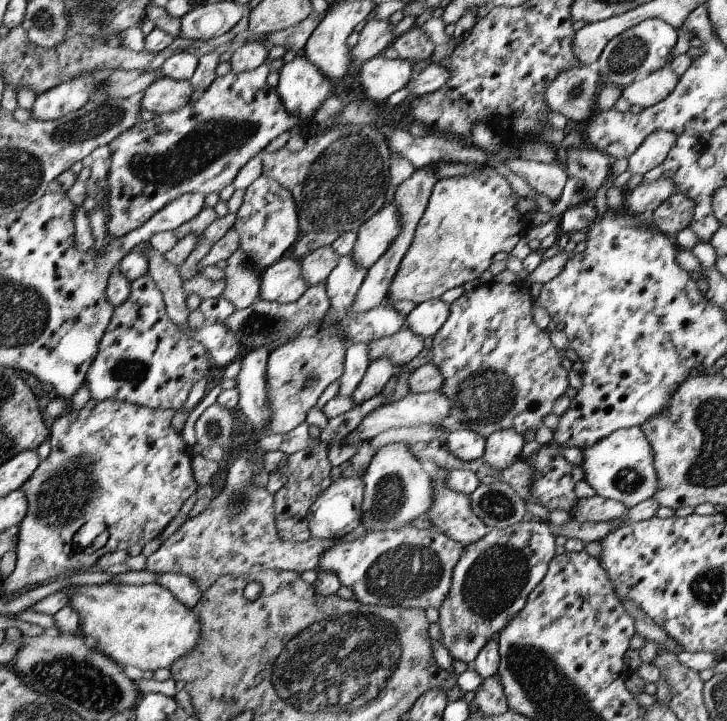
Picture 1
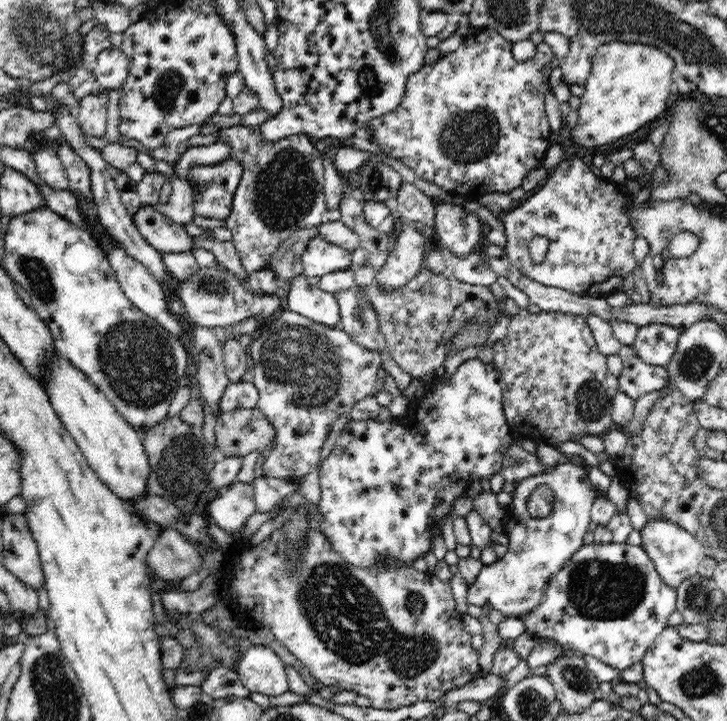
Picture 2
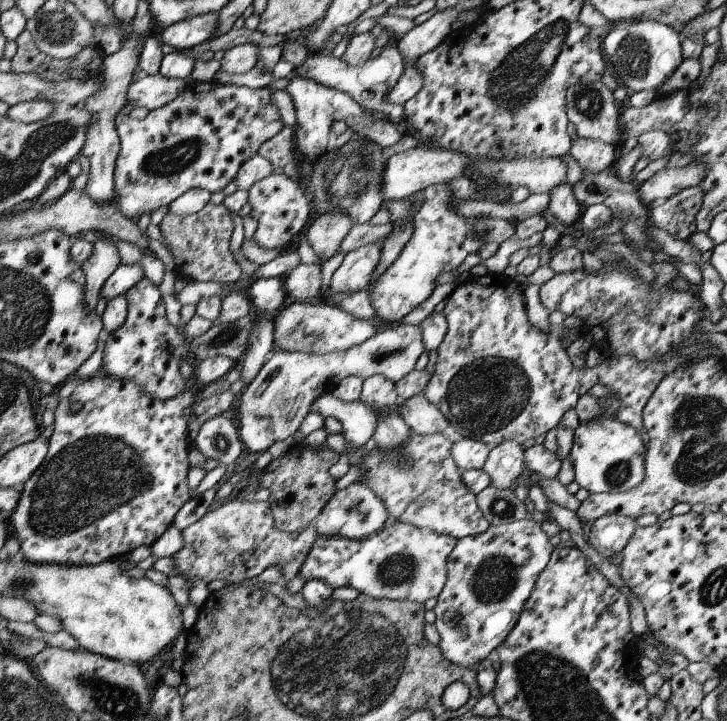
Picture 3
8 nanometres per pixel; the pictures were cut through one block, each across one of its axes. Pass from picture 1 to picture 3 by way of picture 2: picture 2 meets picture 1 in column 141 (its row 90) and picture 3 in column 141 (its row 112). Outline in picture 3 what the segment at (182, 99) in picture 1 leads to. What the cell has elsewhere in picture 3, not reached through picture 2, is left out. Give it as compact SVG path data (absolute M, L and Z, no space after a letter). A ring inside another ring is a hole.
M159 72L155 76L139 74L127 88L127 104L133 108L143 106L151 112L169 104L179 92L187 88L187 84L187 80L169 80Z

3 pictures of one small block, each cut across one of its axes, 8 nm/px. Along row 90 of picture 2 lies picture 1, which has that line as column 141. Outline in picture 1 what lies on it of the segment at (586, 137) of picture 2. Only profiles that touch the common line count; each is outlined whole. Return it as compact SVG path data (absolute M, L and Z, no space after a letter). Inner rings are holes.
M99 584L63 588L71 606L79 614L79 630L91 648L99 650L119 666L135 666L139 670L171 668L187 656L199 642L199 618L183 606L171 590L161 584Z

